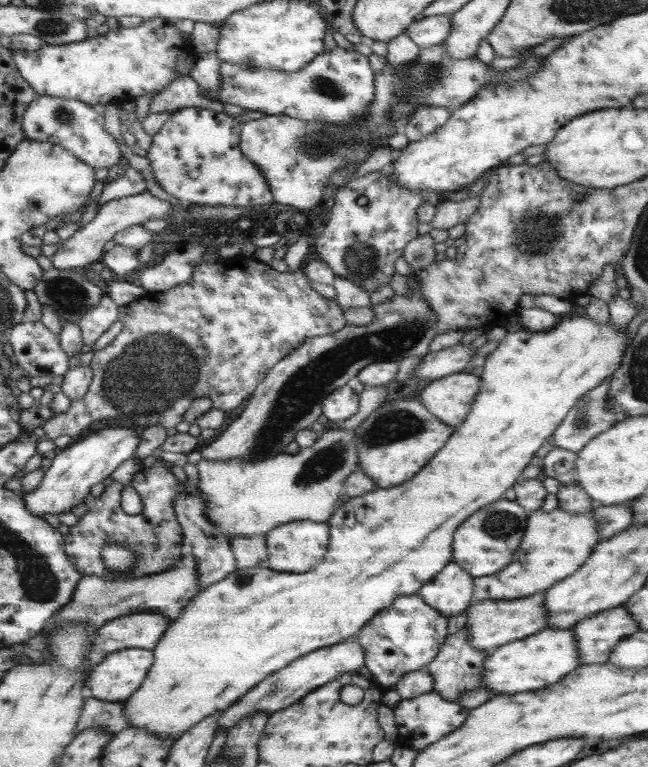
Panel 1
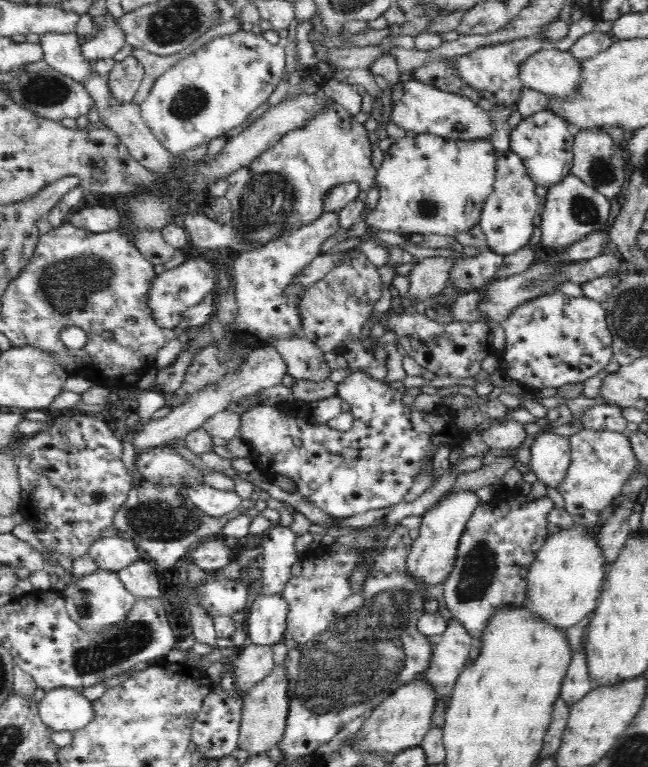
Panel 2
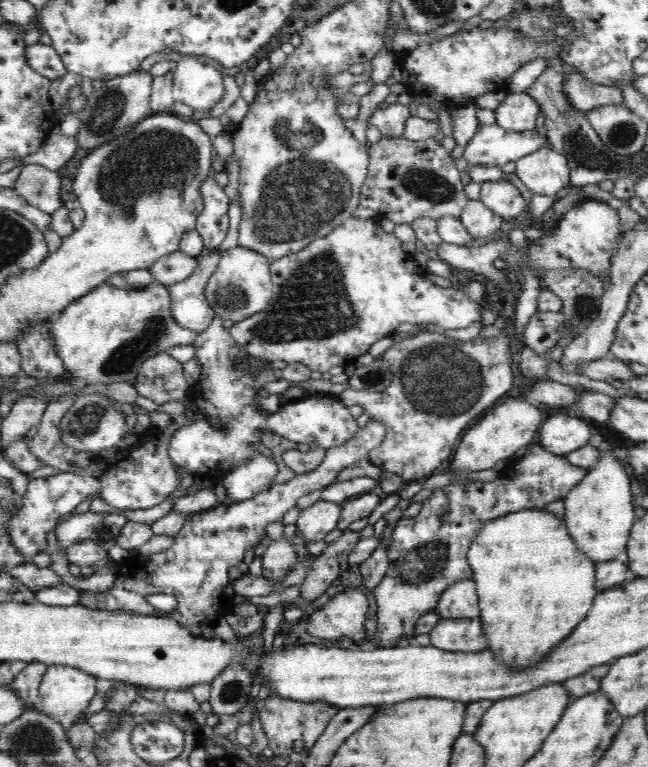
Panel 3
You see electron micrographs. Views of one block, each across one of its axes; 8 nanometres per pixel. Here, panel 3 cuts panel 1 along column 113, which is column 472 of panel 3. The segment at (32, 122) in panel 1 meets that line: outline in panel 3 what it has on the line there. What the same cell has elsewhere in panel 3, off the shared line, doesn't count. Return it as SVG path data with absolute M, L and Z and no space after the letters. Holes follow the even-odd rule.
M497 123L479 126L478 133L466 146L464 157L472 165L500 165L516 162L549 144L547 132L536 127L524 132L508 131Z

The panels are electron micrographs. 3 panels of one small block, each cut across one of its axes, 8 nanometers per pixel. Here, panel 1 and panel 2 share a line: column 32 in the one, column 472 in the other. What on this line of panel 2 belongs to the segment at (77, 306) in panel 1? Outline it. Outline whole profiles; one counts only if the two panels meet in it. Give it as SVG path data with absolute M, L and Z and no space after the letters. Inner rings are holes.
M455 280L445 281L442 292L438 292L436 296L430 296L428 300L424 300L425 313L428 319L440 324L448 324L456 320L452 315L452 304L460 295L474 291L474 288L458 288L453 283Z

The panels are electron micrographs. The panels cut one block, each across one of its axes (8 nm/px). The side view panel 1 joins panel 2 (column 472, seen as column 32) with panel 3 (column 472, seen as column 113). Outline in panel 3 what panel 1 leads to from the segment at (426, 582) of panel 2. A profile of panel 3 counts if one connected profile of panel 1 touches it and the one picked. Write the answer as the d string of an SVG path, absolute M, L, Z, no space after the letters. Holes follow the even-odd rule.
M509 398L463 434L458 448L455 449L450 468L483 471L493 468L498 460L511 460L516 450L536 441L543 423L542 410L538 405L532 405L523 398Z

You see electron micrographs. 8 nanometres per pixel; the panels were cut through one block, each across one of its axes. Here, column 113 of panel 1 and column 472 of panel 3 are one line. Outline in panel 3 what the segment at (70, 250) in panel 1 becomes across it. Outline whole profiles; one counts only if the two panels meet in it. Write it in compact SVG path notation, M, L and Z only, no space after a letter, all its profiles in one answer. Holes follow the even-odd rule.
M479 198L469 199L460 219L474 238L483 238L492 234L499 230L503 223L503 218L490 210Z

